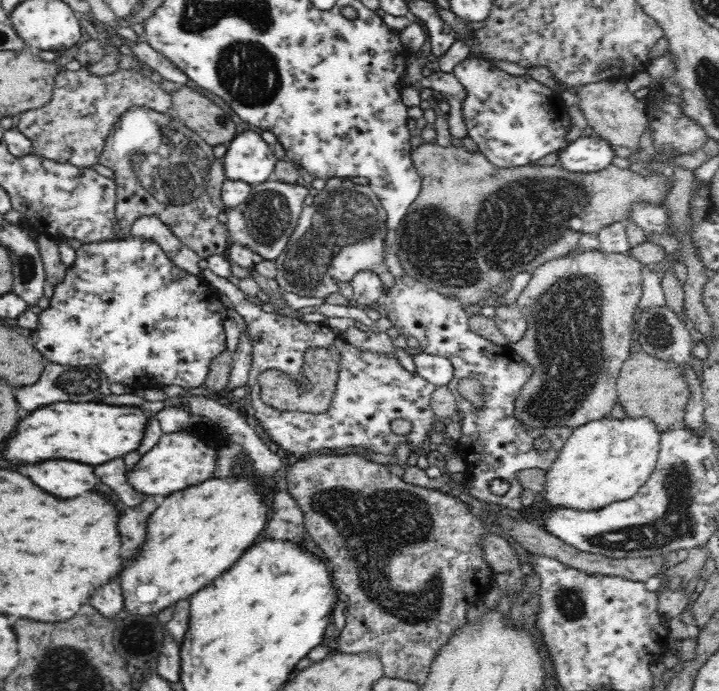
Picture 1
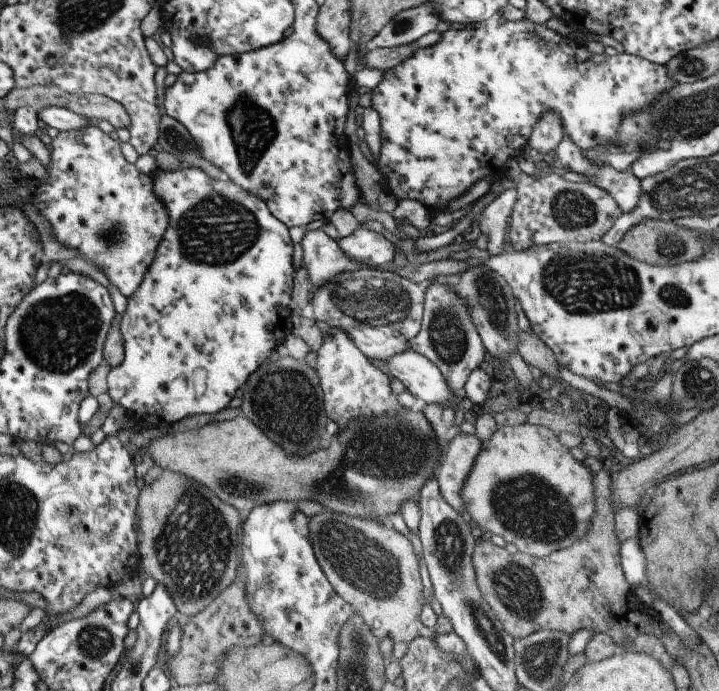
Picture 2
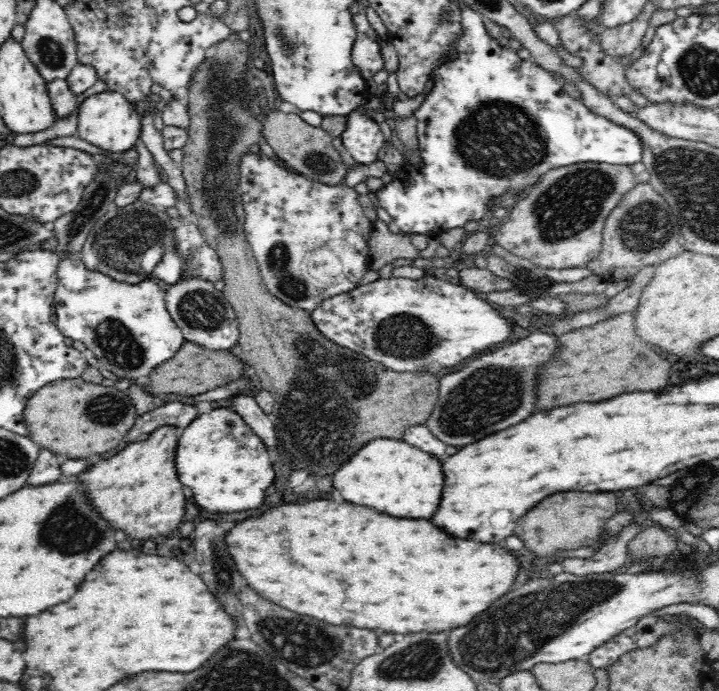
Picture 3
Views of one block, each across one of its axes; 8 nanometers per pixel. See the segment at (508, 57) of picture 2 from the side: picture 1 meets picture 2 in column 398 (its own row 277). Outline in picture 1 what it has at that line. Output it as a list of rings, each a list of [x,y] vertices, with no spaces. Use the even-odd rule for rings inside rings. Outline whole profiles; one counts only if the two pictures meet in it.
[[[143,236],[128,239],[118,239],[107,241],[82,243],[76,252],[76,259],[71,266],[66,267],[65,277],[54,287],[53,296],[49,306],[42,309],[38,315],[37,327],[31,330],[30,342],[43,354],[46,361],[66,366],[88,366],[94,364],[101,368],[103,373],[113,382],[121,382],[133,388],[137,387],[162,387],[162,386],[182,386],[182,388],[198,388],[203,386],[210,364],[215,356],[226,350],[226,335],[224,333],[224,320],[228,318],[227,308],[222,305],[217,289],[213,289],[205,284],[200,275],[193,275],[185,270],[179,269],[172,263],[172,259],[164,253],[158,243],[144,238]]]

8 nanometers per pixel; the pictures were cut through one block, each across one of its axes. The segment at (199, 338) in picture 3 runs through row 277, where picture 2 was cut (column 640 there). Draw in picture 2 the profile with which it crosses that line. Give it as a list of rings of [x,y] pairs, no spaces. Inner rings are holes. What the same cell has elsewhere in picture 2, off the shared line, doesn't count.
[[[568,134],[563,136],[555,150],[562,168],[585,176],[589,179],[588,184],[608,192],[616,200],[621,214],[632,212],[640,202],[642,188],[640,178],[634,176],[630,166],[626,171],[617,171],[612,166],[602,163],[596,166],[584,156],[584,152],[572,142]]]

